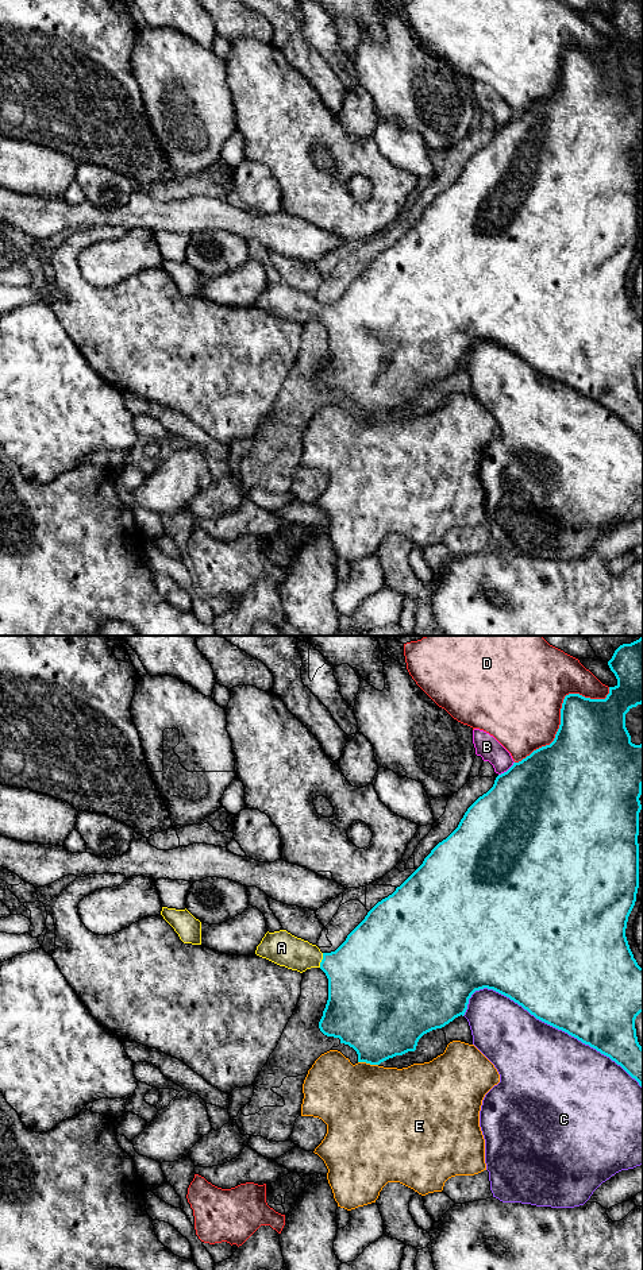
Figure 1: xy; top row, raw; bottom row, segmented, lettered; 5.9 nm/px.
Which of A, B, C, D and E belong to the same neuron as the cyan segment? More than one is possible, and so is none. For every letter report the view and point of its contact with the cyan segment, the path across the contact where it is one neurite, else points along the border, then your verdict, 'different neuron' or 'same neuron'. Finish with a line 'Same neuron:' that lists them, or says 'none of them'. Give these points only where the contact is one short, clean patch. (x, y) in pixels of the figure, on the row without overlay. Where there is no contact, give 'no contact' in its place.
A: meets cyan in xy at (322, 312); runs through xy (362, 323), (351, 323), (322, 312), (284, 301); same neuron
B: meets cyan in xy at (508, 122); different neuron
C: meets cyan in xy at (555, 379); different neuron
D: meets cyan in xy at (561, 65); different neuron
E: meets cyan in xy at (368, 415); different neuron
Same neuron: A

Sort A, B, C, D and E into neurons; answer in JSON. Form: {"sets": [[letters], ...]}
{"sets": [["A"], ["B"], ["C"], ["D"], ["E"]]}

